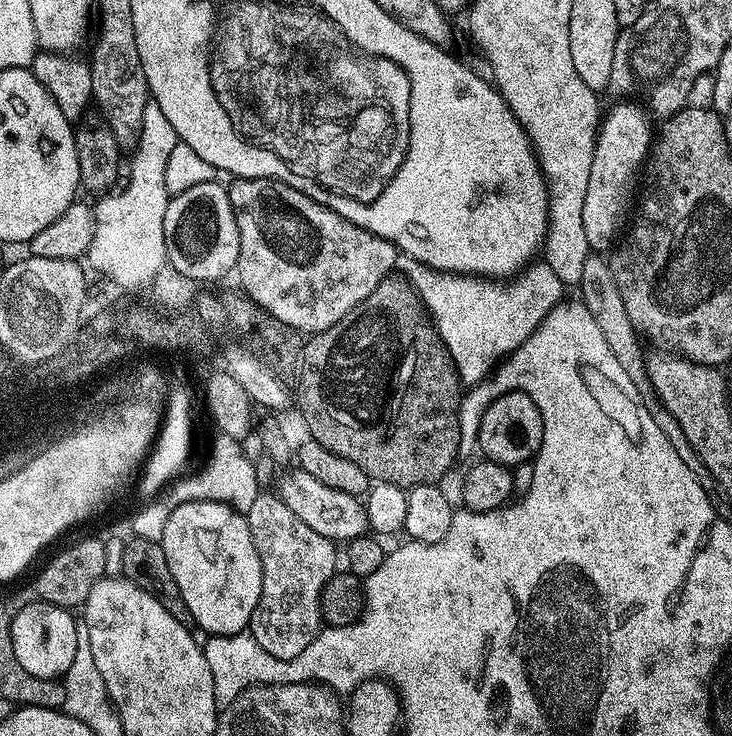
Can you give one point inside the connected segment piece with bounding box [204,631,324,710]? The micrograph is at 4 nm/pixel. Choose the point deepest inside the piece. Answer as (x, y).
(236, 662)

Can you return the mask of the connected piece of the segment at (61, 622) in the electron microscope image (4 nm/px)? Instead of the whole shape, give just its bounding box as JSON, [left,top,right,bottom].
[11,602,81,680]

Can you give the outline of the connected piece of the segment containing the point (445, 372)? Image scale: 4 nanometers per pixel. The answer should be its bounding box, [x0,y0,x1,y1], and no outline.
[296,274,462,490]

